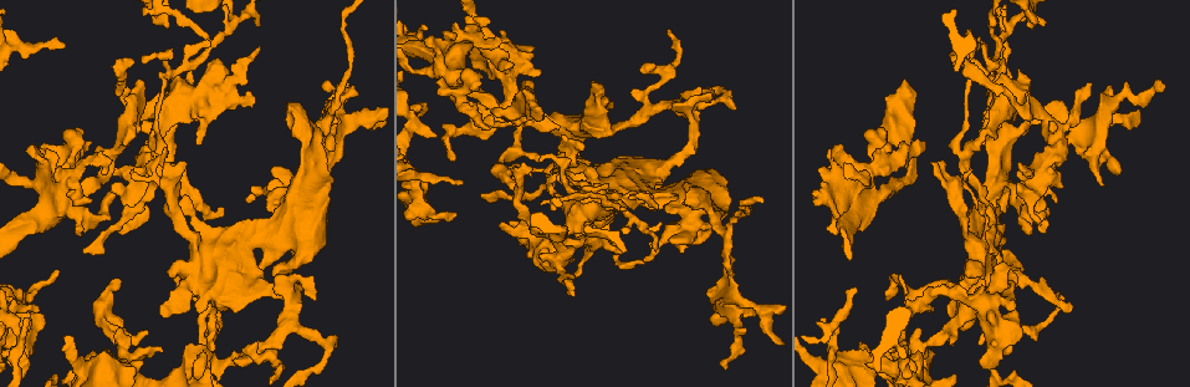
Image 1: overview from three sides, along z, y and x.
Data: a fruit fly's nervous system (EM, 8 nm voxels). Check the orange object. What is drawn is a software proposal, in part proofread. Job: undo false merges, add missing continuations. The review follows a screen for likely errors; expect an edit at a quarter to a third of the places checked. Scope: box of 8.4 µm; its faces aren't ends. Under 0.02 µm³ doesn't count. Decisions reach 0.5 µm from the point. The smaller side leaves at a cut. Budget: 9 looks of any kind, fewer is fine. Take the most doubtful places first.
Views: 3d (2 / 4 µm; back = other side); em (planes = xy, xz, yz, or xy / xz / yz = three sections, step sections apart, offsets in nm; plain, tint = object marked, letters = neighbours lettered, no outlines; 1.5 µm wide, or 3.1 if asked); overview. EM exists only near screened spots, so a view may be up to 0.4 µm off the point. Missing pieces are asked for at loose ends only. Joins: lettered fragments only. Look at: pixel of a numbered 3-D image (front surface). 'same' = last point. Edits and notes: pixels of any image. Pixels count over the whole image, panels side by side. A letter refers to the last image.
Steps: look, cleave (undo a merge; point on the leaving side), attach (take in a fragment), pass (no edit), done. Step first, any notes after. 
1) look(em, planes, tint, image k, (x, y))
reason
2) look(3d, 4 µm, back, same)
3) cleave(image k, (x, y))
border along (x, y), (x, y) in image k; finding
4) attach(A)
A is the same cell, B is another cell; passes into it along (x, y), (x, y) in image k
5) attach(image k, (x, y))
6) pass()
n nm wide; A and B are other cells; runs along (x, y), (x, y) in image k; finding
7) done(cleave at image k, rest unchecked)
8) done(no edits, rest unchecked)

look(em, planes, letters, image 1, (21, 321))
sharp bend

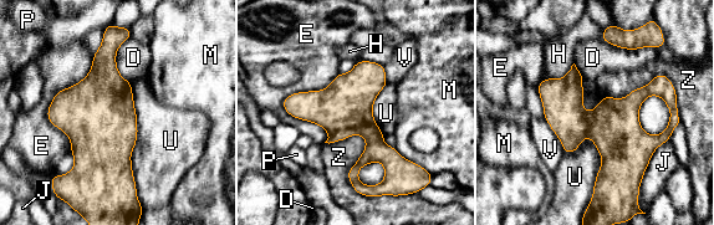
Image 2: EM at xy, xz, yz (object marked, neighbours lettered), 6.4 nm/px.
pass()
300 nm wide; D, E, H, J, M, P, U, V and Z are other cells; border along (131, 83), (138, 198) in image 2; continuous, no second cell

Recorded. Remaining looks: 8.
look(3d, 4 µm, image 1, (156, 184))
abrupt turn

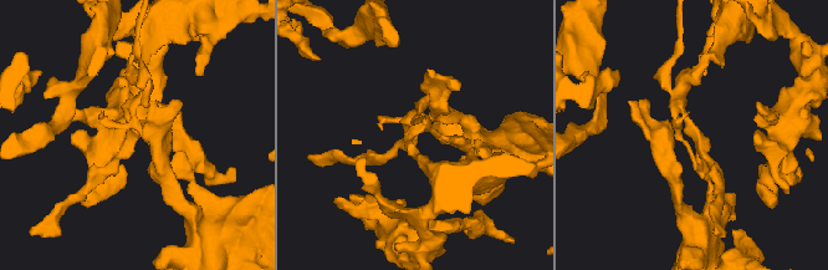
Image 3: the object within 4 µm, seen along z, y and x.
look(em, planes, letters, image 3, (679, 134))

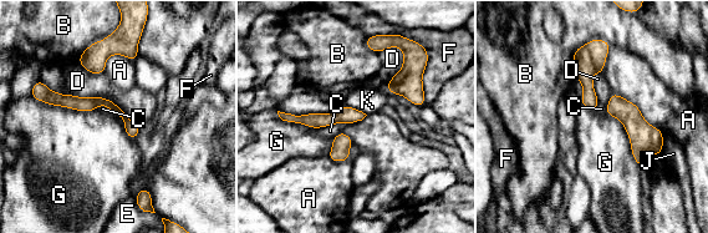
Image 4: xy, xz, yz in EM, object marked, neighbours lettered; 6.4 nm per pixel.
pass()
A, B, C, D, E, F, G, J and K are other cells; runs along (59, 100), (108, 102), (136, 131) in image 4; one cell here

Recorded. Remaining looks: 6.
look(em, planes, letters, image 1, (598, 169))
an open end

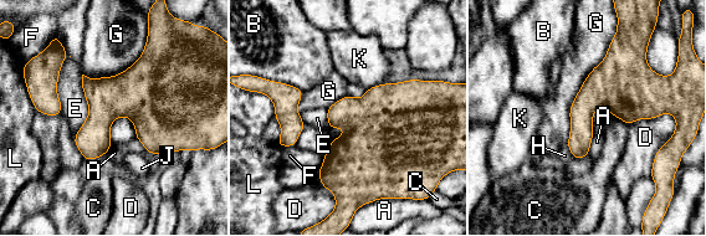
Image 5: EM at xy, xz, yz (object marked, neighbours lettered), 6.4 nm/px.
pass()
A, B, C, D, E, F, G, H, J, K and L are other cells; no lettered fragment goes on from it

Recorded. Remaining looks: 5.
look(em, planes, tint, image 1, (670, 240))
branch stops here

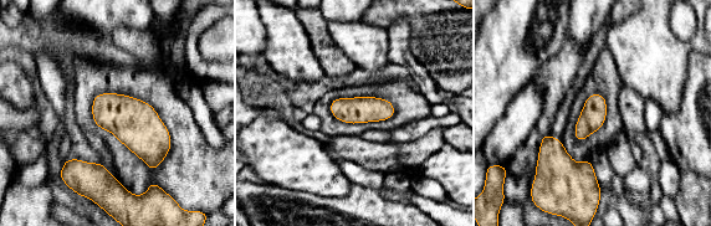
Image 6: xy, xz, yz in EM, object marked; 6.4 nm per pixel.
look(em, planes, letters, same)
see the neighbours

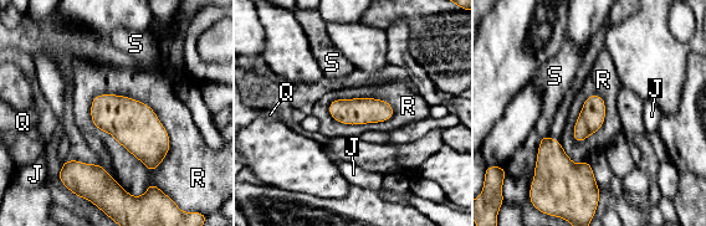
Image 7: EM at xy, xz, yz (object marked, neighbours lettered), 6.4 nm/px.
pass()
J, Q, R and S are other cells; border along (96, 94), (92, 123), (152, 173) in image 7; none of them fits

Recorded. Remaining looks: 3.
done(no edits, rest unchecked)

